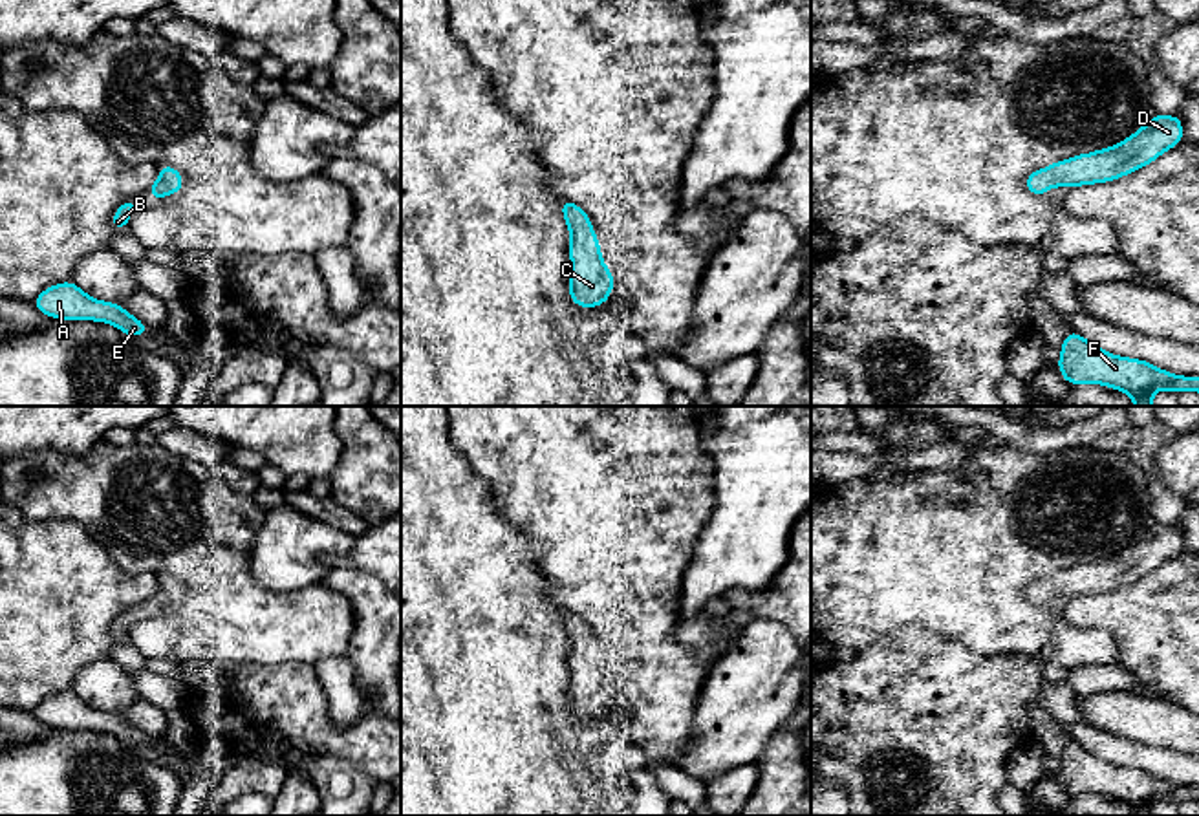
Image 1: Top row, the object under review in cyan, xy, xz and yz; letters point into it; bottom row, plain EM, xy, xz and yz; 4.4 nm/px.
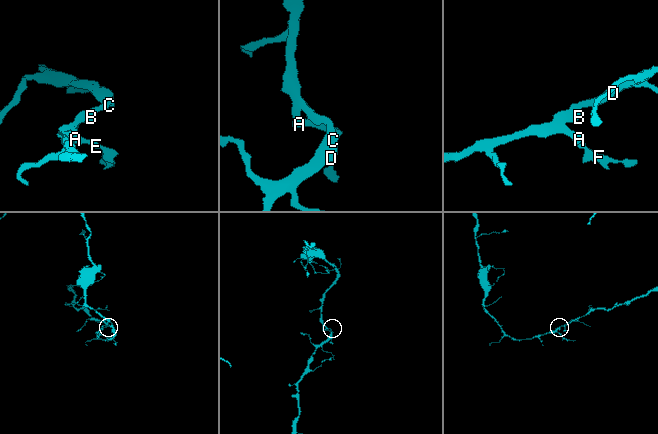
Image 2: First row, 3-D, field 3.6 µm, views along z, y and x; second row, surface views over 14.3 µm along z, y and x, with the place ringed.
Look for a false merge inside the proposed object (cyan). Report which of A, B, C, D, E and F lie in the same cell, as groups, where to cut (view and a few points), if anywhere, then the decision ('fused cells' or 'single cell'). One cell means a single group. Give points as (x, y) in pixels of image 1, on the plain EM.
A B C D E F; no cut; single cell

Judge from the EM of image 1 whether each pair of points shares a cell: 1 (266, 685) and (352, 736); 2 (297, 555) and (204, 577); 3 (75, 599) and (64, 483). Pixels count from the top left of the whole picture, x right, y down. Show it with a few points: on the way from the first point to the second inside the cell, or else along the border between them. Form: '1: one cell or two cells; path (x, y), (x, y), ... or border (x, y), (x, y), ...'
1: one cell; path (288, 705), (315, 732), (330, 736)
2: two cells; border (262, 524), (251, 573), (284, 593)
3: two cells; border (24, 518), (74, 520), (101, 546)

